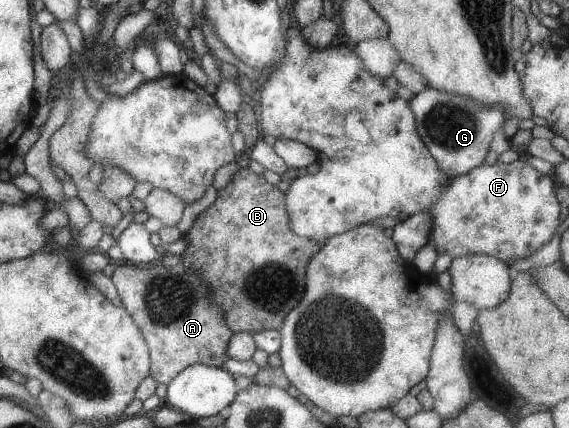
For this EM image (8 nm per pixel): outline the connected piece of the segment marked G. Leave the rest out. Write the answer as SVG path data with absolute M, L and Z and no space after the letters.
M426 87L423 93L416 94L409 102L413 114L416 115L418 134L445 172L445 176L451 179L484 164L489 142L507 118L505 106L481 106L481 102L475 102L473 98L465 98L464 95L451 94L437 88Z

